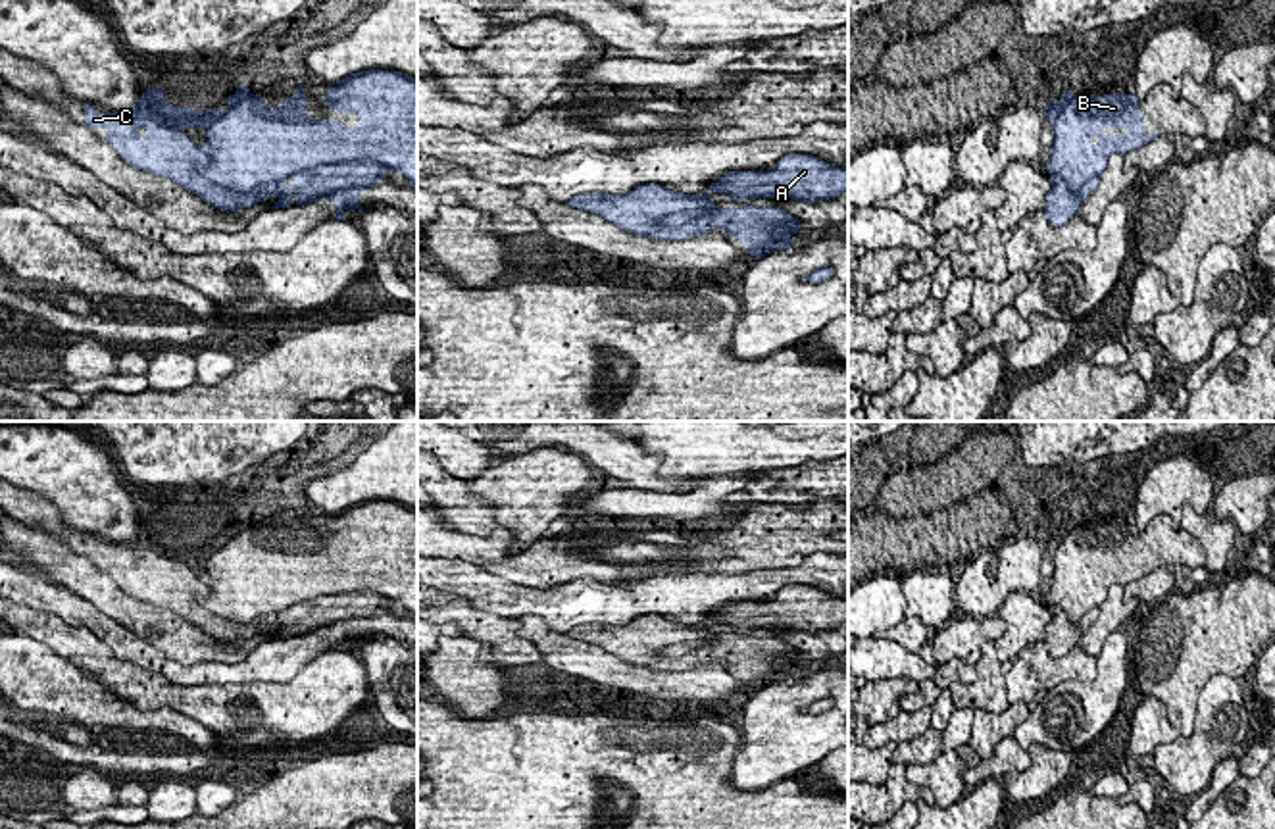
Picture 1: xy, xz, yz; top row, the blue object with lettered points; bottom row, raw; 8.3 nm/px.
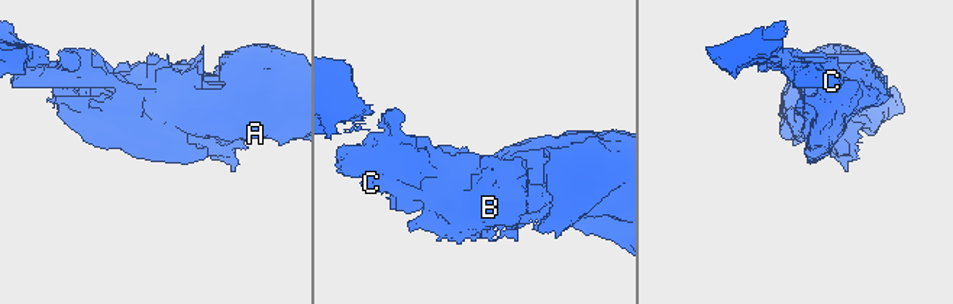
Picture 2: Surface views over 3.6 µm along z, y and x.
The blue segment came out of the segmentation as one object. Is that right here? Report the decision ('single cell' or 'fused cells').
fused cells

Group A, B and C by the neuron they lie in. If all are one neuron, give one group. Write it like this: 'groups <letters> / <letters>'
groups A B / C

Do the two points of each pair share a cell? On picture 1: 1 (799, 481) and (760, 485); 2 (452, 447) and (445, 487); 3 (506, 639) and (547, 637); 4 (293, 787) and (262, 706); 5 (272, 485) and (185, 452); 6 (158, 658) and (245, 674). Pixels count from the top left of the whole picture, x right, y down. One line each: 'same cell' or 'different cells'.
1: same cell
2: different cells
3: different cells
4: different cells
5: same cell
6: same cell

